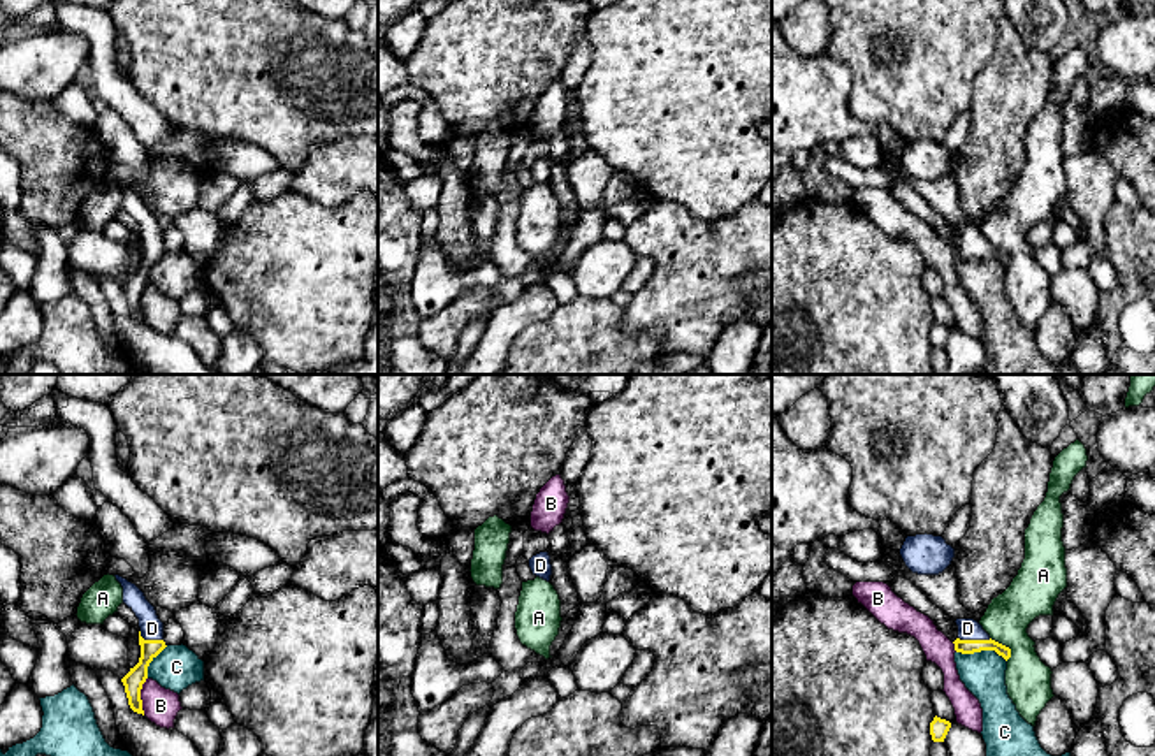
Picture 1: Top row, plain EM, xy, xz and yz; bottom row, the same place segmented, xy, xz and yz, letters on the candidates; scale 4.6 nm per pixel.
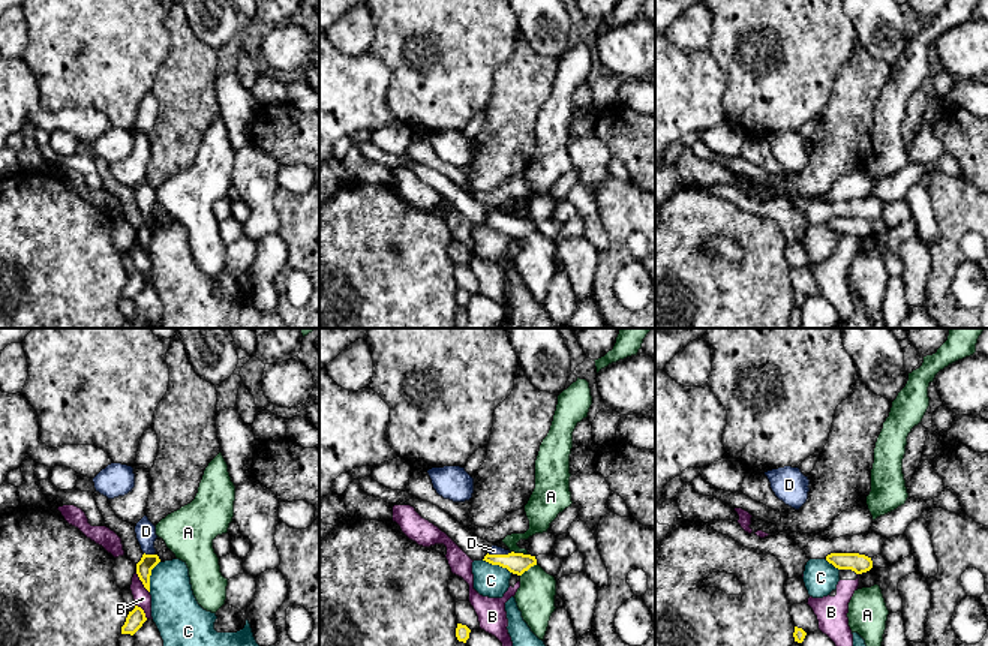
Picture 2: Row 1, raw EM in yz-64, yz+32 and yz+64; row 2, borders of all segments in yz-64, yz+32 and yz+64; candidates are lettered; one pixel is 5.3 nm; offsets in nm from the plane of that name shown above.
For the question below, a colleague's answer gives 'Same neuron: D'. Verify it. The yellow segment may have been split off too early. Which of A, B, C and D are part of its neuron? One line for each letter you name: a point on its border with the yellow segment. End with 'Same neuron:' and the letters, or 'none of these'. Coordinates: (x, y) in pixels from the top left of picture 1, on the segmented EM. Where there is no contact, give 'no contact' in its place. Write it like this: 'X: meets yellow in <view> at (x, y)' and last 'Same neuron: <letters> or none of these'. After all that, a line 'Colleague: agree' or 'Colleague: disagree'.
D: meets yellow in yz at (974, 640)
Same neuron: D
Colleague: agree

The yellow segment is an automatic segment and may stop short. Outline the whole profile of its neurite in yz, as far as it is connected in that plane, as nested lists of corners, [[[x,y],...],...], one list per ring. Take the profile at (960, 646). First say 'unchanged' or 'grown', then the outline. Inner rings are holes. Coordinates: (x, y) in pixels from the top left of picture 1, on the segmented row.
grown; [[[956,619],[958,638],[953,642],[955,651],[962,654],[974,654],[981,651],[995,651],[1006,661],[1011,658],[1011,649],[992,640],[983,626],[974,619]]]

